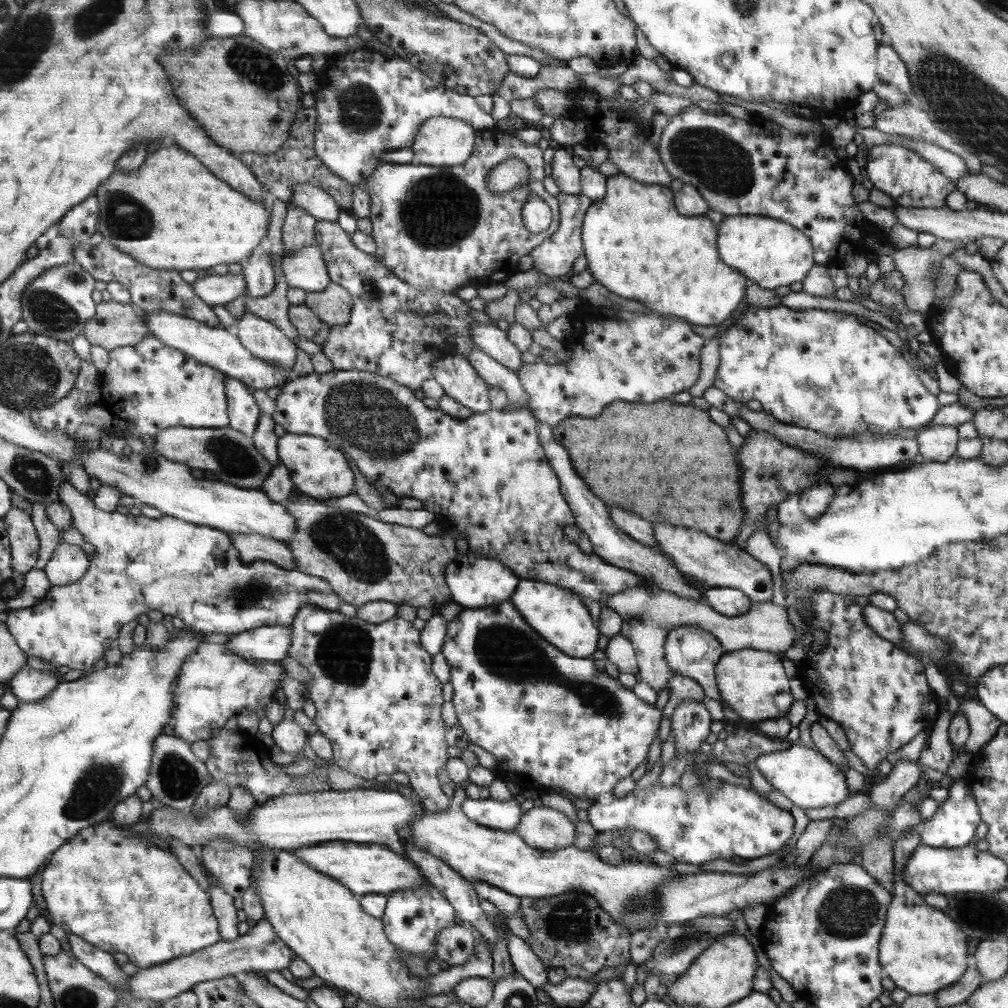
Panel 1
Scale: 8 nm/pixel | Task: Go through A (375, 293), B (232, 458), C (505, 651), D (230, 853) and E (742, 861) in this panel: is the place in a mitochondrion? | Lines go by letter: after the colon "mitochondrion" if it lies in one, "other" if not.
A: mitochondrion
B: mitochondrion
C: mitochondrion
D: mitochondrion
E: other

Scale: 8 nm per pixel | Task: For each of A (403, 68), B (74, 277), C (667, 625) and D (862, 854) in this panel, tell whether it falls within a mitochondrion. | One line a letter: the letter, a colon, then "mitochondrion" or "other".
A: other
B: mitochondrion
C: other
D: other

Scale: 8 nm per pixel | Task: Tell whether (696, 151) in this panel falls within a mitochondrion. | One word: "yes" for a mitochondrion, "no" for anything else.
yes

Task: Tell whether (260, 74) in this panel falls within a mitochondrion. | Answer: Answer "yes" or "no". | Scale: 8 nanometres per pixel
yes

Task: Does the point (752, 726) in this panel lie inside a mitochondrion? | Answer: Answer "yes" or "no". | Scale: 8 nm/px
no

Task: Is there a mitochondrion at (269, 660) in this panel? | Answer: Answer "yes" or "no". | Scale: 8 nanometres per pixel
no

